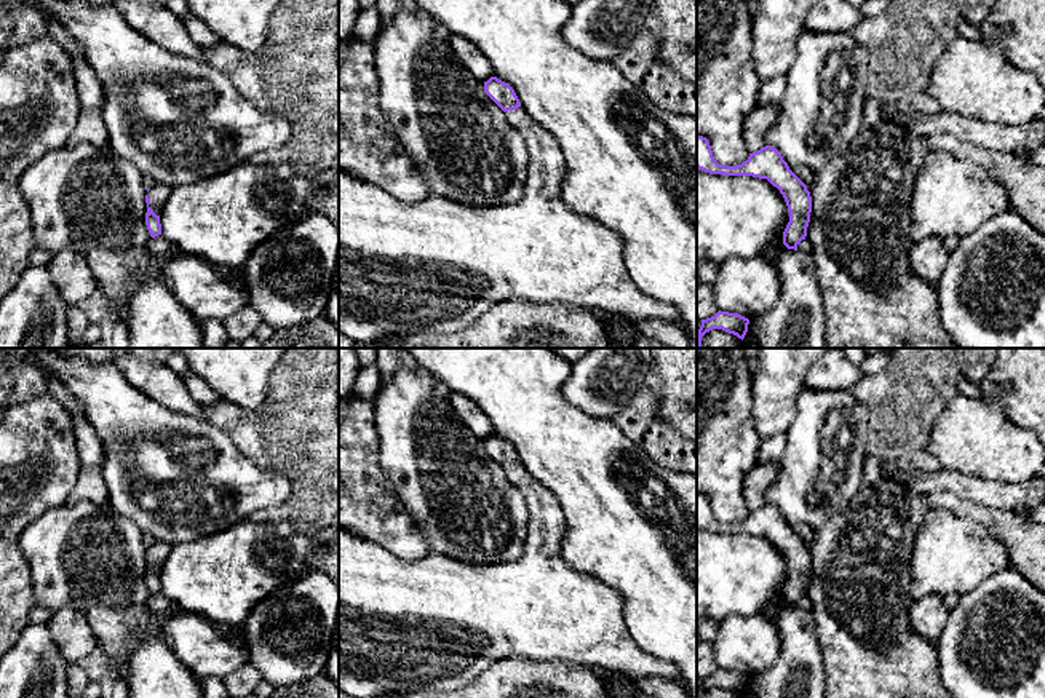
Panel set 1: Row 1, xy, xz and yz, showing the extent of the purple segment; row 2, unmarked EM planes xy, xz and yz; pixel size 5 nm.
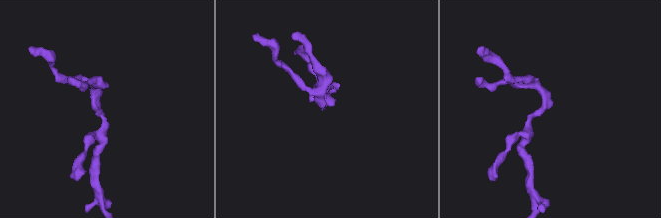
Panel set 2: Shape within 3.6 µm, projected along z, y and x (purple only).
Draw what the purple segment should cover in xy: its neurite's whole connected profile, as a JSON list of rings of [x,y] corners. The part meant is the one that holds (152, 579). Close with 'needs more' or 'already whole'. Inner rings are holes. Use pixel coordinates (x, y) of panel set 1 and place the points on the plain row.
[[[157,541],[145,553],[147,570],[145,583],[152,596],[161,593],[160,570],[163,562],[168,559],[173,546],[165,541]]]; needs more

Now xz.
[[[491,434],[484,439],[484,450],[505,470],[532,516],[521,557],[505,564],[465,564],[430,551],[425,557],[406,561],[379,543],[339,527],[339,688],[352,698],[454,692],[475,680],[494,661],[508,656],[566,660],[618,672],[634,682],[662,677],[681,684],[676,664],[650,656],[636,644],[625,621],[622,596],[564,562],[561,548],[566,527],[559,502],[529,474],[515,447]]]; needs more

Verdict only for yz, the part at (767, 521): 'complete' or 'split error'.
complete

